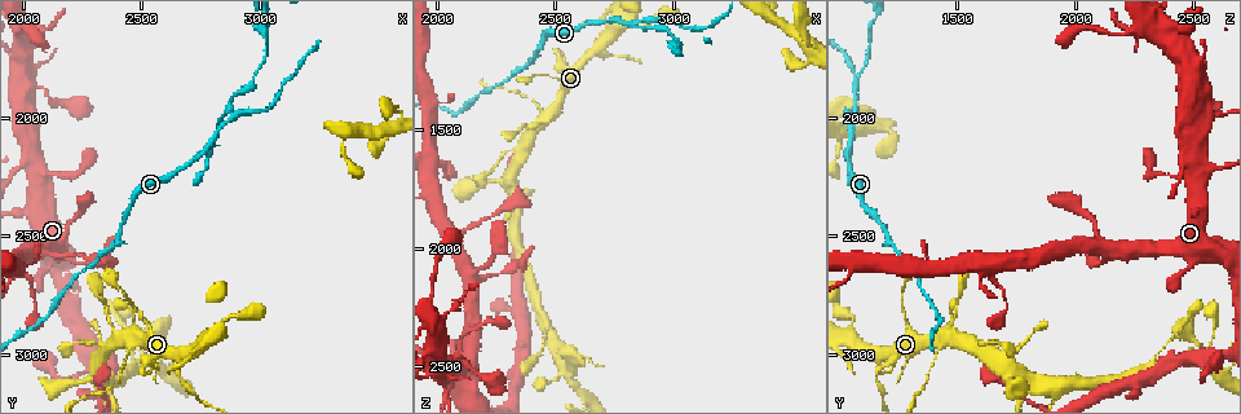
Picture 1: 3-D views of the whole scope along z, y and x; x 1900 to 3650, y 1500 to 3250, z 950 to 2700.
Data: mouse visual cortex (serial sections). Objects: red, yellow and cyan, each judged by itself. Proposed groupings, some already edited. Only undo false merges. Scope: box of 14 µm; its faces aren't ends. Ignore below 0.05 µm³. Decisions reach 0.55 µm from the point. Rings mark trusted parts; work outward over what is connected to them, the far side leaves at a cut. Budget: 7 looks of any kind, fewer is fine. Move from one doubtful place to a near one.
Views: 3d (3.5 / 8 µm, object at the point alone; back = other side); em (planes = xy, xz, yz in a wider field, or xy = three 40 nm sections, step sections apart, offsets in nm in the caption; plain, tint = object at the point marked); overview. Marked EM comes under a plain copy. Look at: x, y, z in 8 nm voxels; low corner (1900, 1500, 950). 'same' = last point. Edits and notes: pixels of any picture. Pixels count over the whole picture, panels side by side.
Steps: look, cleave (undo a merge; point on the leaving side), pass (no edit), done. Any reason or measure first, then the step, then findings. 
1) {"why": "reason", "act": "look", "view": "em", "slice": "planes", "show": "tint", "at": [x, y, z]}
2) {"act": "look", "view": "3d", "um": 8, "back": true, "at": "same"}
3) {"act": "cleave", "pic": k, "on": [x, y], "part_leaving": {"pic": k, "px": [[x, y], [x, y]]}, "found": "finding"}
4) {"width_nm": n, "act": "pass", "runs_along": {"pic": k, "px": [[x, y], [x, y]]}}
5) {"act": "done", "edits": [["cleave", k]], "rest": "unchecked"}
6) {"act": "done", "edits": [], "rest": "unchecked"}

{"why": "thick turns thin", "act": "look", "view": "3d", "um": 3.5, "at": [2440, 3030, 1400]}

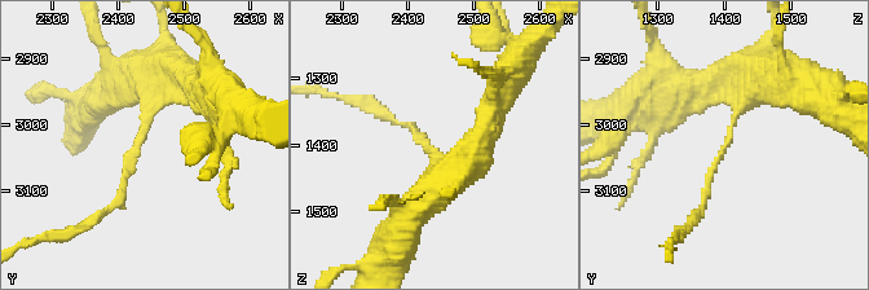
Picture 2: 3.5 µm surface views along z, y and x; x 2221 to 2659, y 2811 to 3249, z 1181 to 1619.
{"arm_widths_nm": [100, 450], "why": "now the EM", "act": "look", "view": "em", "slice": "xy", "step": 3, "show": "tint", "at": [2435, 3015, 1405]}

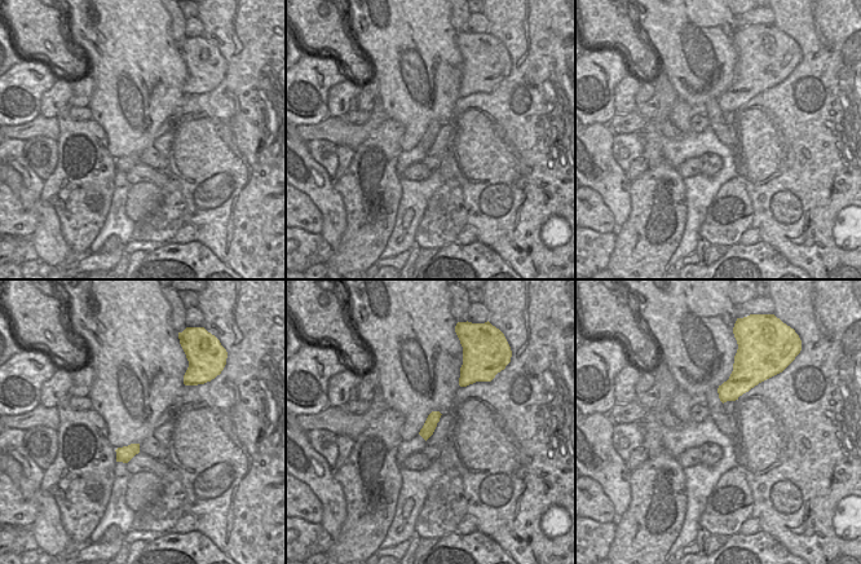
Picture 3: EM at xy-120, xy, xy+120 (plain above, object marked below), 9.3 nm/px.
{"act": "pass", "runs_along": {"pic": 2, "px": [[739, 75], [749, 75], [745, 102], [698, 206]]}, "found": "all the same cell"}

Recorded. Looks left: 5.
{"why": "thick turns thin", "act": "look", "view": "3d", "um": 3.5, "at": [2460, 3070, 2340]}

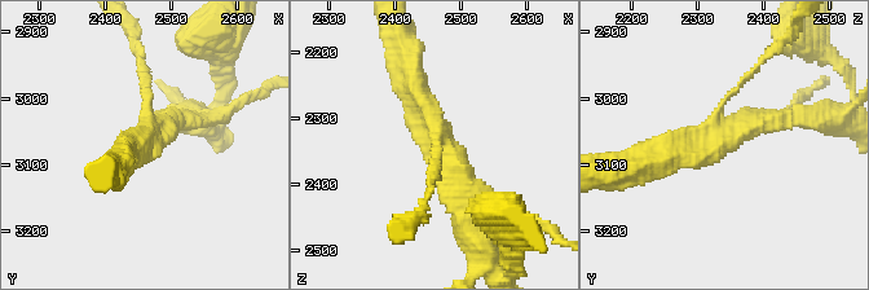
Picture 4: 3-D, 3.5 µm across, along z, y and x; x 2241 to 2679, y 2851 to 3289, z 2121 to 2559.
{"arms": 3, "arm_widths_nm": [100, 300, 300], "act": "look", "view": "em", "slice": "planes", "show": "tint", "at": [2465, 3055, 2330]}

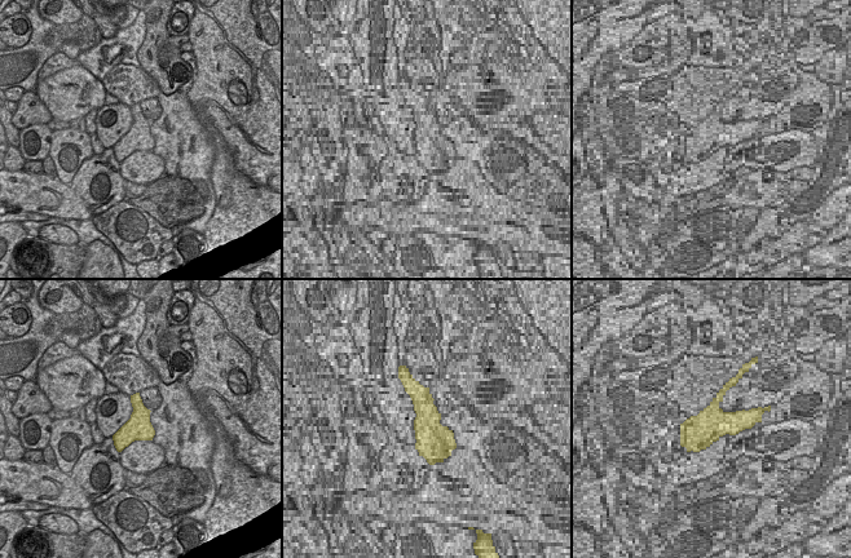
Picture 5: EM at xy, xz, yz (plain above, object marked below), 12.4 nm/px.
{"act": "pass", "found": "one cell here"}

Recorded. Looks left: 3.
{"why": "sharp bend", "act": "look", "view": "3d", "um": 3.5, "at": [2050, 2200, 2500]}

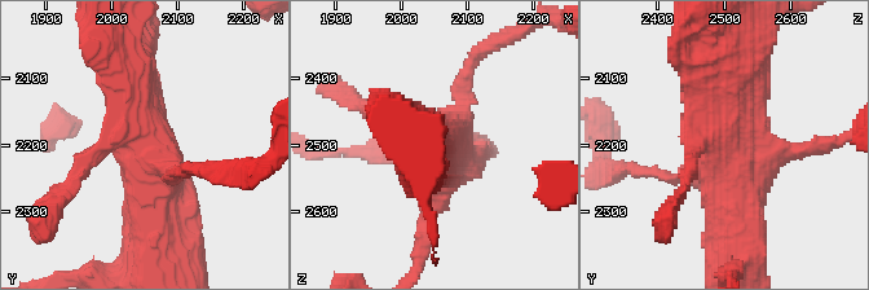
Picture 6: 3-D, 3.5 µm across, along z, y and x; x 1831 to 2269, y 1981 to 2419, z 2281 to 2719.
{"act": "look", "view": "em", "slice": "xy", "step": 5, "show": "tint", "at": [2050, 2190, 2500]}

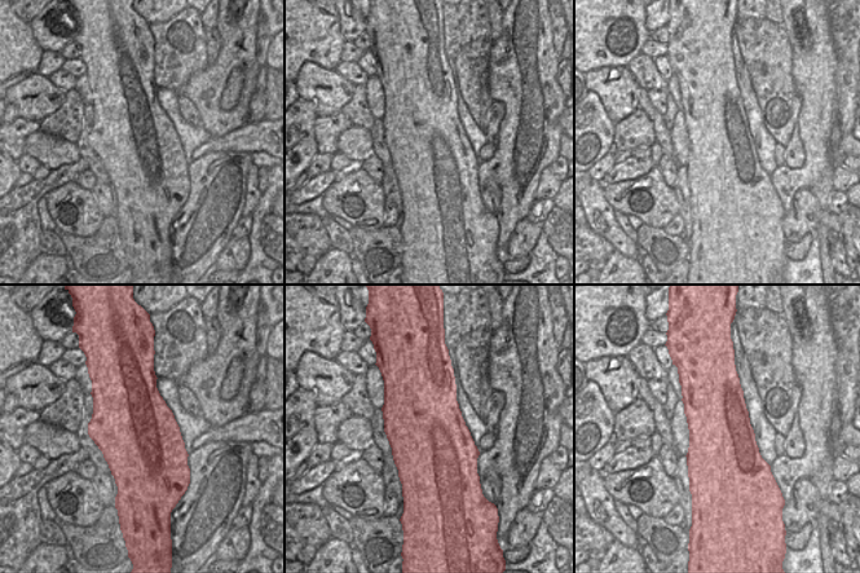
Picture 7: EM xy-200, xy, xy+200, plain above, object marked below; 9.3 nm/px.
{"act": "pass", "found": "continuous, no second cell"}

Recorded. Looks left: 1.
{"act": "done", "edits": [], "rest": "unchecked"}

